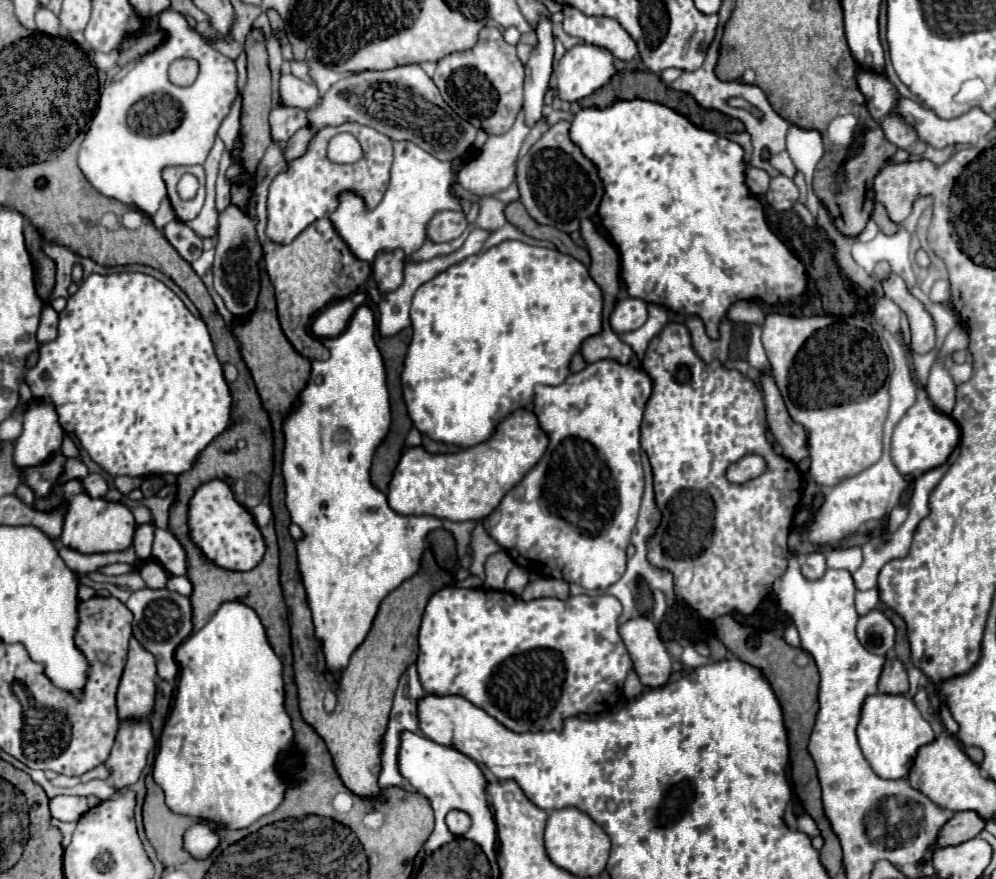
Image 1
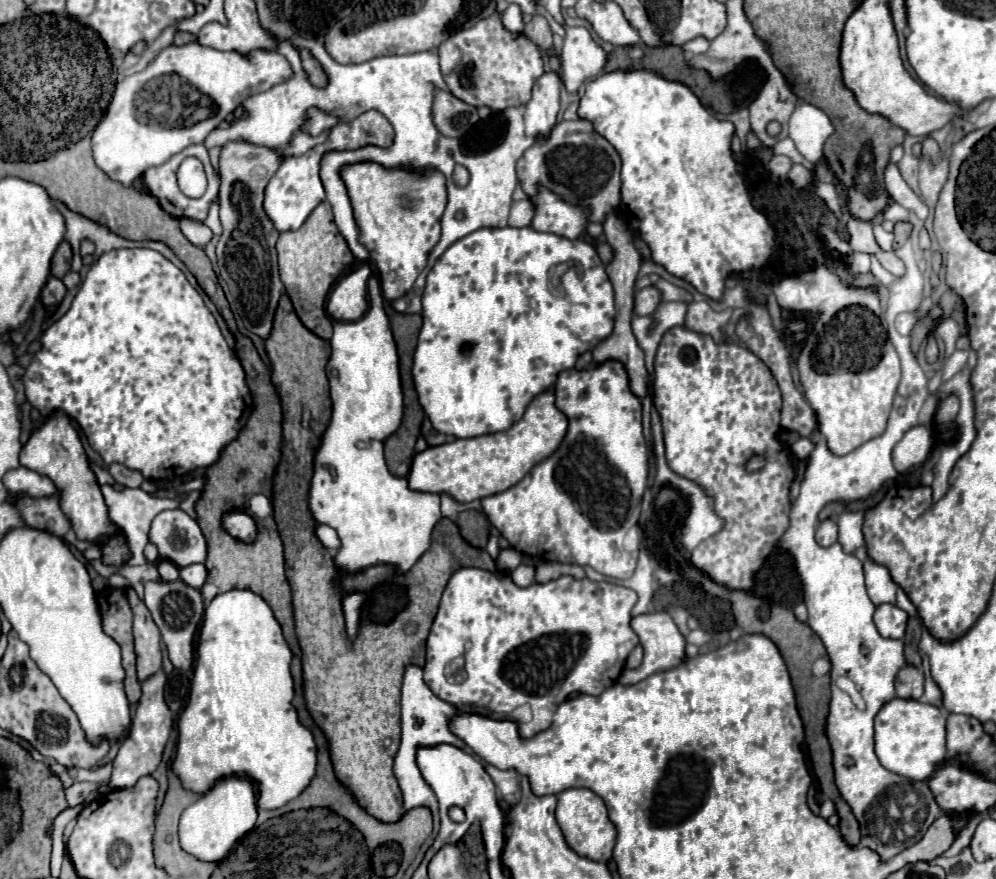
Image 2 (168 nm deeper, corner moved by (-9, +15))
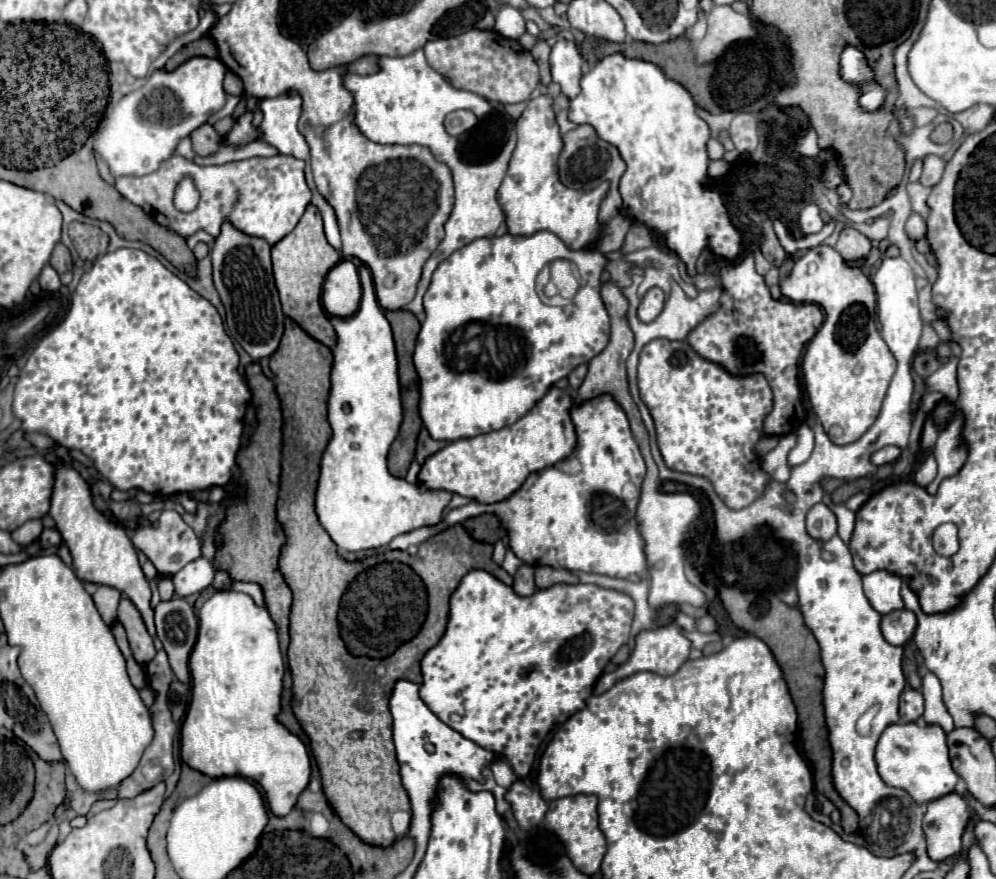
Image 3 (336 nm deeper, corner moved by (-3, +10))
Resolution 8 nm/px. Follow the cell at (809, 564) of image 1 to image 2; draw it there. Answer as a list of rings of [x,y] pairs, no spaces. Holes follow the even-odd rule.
[[[828,518],[828,520],[822,520],[818,524],[818,530],[816,530],[816,540],[820,546],[830,546],[838,540],[838,524],[836,520]]]

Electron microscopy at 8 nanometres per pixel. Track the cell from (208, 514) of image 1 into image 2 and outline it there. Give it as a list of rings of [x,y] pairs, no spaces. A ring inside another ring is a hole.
[[[232,510],[224,516],[224,528],[238,540],[242,542],[252,542],[256,538],[256,524],[254,520],[240,512],[240,510]]]

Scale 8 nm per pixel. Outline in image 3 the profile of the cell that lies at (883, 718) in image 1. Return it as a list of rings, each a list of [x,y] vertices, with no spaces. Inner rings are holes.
[[[892,723],[884,729],[876,745],[878,773],[886,785],[910,793],[916,803],[928,803],[956,789],[956,773],[952,771],[946,747],[946,733],[940,725],[930,723]]]

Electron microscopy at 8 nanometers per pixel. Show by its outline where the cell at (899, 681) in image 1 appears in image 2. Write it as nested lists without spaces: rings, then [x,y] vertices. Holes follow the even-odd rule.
[[[906,666],[900,670],[896,678],[896,696],[898,698],[910,698],[910,700],[920,700],[924,692],[924,676],[918,668]]]

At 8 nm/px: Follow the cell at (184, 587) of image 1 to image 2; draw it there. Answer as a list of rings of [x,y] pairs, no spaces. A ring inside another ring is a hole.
[[[190,564],[180,568],[180,578],[192,588],[202,588],[202,584],[208,578],[208,570],[204,564]]]

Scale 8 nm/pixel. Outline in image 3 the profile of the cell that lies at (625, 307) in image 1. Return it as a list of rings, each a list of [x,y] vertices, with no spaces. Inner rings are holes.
[[[652,287],[640,301],[638,319],[644,321],[644,323],[650,323],[660,315],[662,307],[664,307],[664,291],[658,289],[658,287]]]

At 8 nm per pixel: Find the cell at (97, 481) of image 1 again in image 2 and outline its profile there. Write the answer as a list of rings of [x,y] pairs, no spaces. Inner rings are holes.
[[[22,496],[18,500],[16,508],[24,516],[26,524],[36,528],[36,530],[44,530],[44,532],[50,532],[50,534],[60,536],[60,538],[70,530],[70,522],[64,516],[64,512],[60,510],[58,496],[38,498],[38,500]]]

